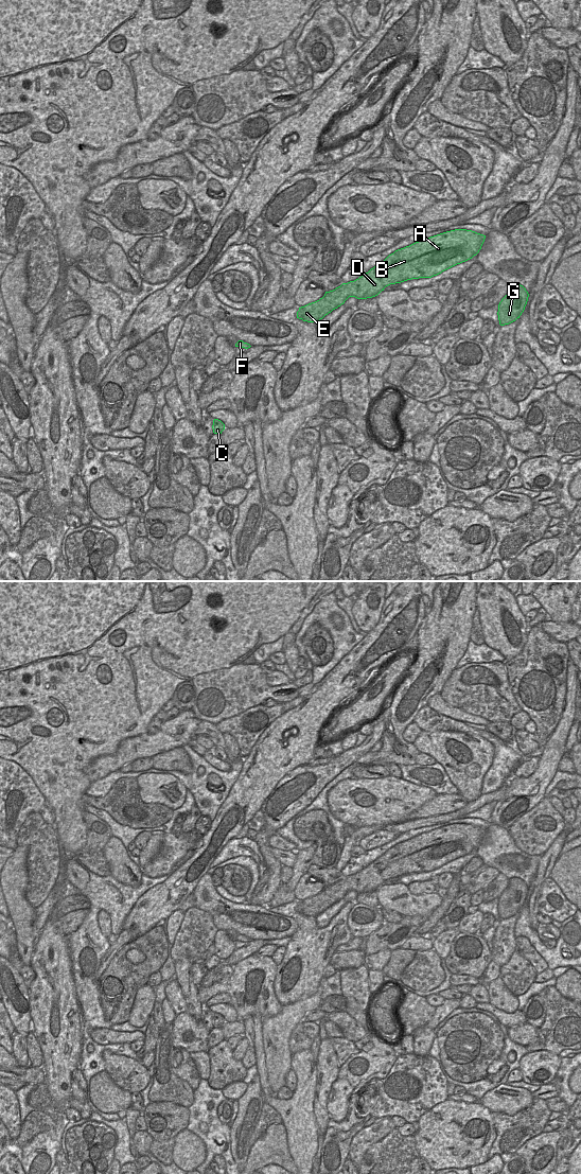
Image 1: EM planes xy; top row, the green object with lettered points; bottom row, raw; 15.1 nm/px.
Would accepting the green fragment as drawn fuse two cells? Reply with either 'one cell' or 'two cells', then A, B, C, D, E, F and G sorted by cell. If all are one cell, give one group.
two cells | A B C D E G / F

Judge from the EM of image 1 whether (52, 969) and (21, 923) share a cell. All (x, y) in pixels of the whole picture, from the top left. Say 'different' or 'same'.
different

